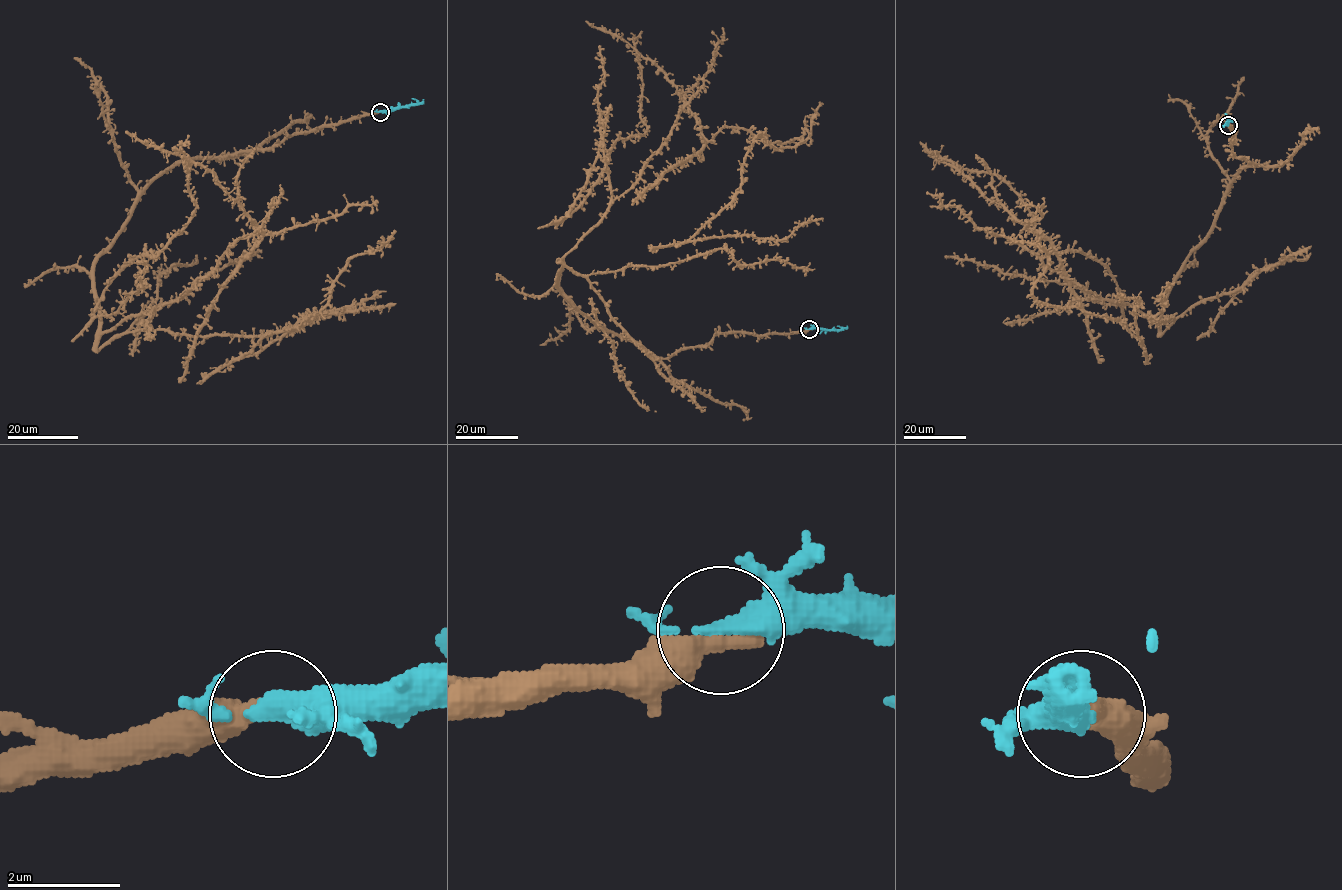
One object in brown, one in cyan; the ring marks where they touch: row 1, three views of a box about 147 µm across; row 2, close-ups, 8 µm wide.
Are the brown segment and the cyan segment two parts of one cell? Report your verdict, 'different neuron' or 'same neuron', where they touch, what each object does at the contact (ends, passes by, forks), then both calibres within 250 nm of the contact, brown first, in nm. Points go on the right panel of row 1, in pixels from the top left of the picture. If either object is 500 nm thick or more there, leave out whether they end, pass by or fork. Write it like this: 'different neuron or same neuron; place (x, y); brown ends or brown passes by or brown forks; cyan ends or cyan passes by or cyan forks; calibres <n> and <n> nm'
same neuron; place (1228, 125); brown ends; cyan passes by; calibres 480 and 360 nm

